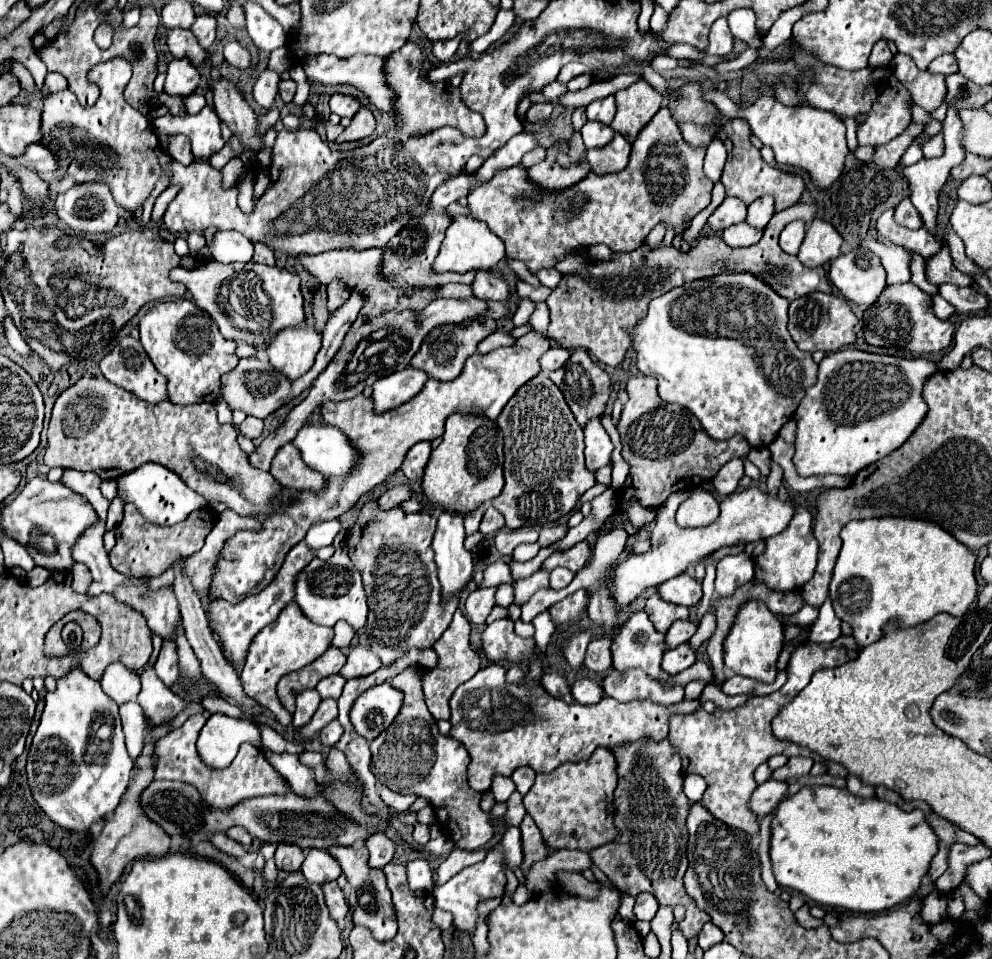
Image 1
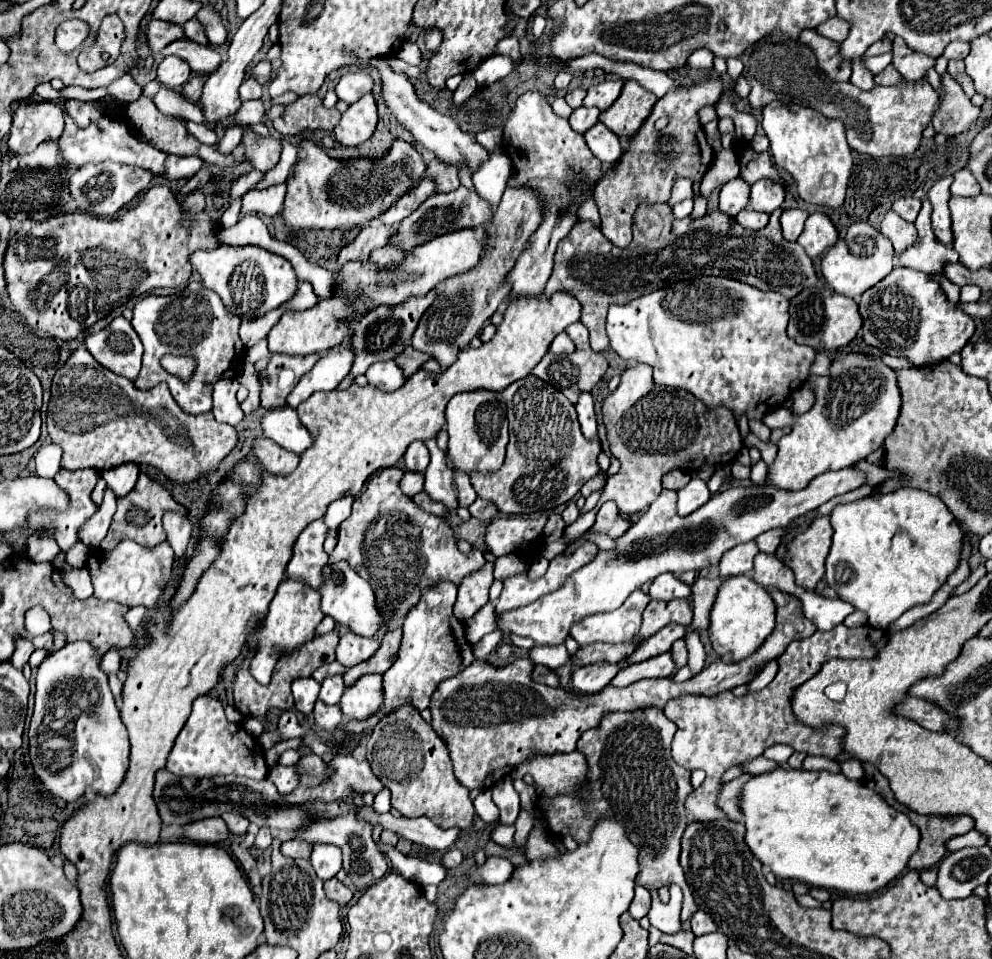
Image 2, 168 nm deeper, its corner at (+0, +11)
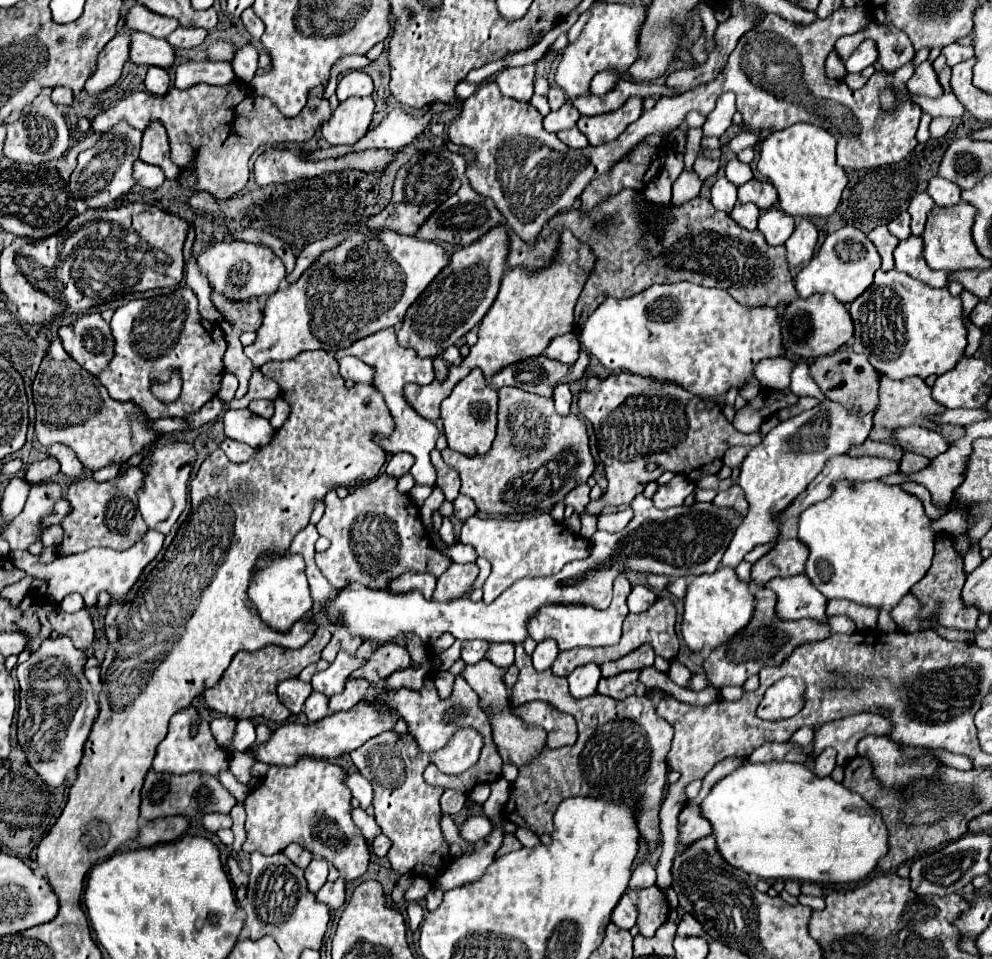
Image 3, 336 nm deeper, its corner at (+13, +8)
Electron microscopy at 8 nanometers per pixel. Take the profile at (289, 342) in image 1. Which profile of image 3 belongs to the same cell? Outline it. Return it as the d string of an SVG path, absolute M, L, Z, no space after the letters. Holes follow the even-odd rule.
M358 230L344 238L338 246L322 252L310 268L284 290L274 292L266 300L266 316L262 328L256 332L258 340L244 348L244 354L260 368L266 360L292 360L304 350L326 350L336 352L362 340L378 330L392 328L404 320L410 304L426 290L426 286L438 276L438 272L448 264L444 248L436 242L418 240L416 236L398 234L392 230Z

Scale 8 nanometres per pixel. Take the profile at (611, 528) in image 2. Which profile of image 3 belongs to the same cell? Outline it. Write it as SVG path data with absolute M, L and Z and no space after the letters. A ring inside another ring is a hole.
M626 508L622 512L616 514L600 514L598 518L598 530L606 530L606 532L620 532L628 526L628 522L632 520L634 512L632 508Z

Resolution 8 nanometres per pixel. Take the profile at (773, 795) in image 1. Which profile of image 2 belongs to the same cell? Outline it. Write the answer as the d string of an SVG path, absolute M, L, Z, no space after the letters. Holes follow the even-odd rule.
M745 773L745 775L741 775L741 777L737 777L737 779L729 781L729 783L725 783L723 789L721 789L721 793L719 793L719 807L723 807L723 811L727 813L727 817L733 819L733 821L741 821L743 819L739 797L741 797L743 787L745 787L745 783L749 779L753 779L753 775Z

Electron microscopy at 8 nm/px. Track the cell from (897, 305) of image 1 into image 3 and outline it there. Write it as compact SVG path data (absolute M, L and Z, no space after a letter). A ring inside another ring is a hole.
M878 270L874 276L872 286L858 296L850 304L850 316L854 320L854 352L864 354L870 364L882 374L890 378L928 378L932 374L942 376L950 372L958 360L964 356L964 348L968 344L966 340L966 324L964 324L964 310L960 296L952 296L948 288L932 288L928 284L922 284L898 270Z

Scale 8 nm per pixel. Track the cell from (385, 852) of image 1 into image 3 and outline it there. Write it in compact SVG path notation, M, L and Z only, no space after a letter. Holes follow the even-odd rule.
M380 834L380 836L376 836L374 842L372 842L372 852L374 852L378 858L384 858L384 856L388 854L390 846L392 846L392 840L390 840L388 836Z

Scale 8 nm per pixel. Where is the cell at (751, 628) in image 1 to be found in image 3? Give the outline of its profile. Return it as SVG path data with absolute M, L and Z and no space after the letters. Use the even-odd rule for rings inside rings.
M718 568L712 574L696 576L684 596L684 616L682 616L682 638L686 646L694 652L710 650L722 644L722 640L728 640L734 636L734 632L742 630L750 622L750 616L754 612L754 594L750 592L750 584L738 580L734 568Z

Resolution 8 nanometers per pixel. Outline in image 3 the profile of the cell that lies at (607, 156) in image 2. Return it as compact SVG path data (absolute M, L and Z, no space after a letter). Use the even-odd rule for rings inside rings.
M570 128L570 130L560 130L558 138L568 144L570 148L586 148L588 140L586 136L582 136L582 132L578 132L578 128Z

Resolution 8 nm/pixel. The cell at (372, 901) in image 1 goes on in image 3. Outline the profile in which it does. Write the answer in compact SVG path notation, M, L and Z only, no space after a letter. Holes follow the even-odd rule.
M298 758L294 766L270 766L256 790L250 790L246 808L244 852L276 854L296 842L312 854L320 854L344 872L344 880L362 876L370 862L370 850L360 828L350 816L350 790L342 784L342 768L318 758Z

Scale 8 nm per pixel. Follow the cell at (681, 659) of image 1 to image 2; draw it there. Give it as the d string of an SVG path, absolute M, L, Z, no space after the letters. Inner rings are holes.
M667 651L667 653L661 653L661 655L655 655L647 661L641 661L641 663L635 663L635 665L629 665L627 669L619 671L613 679L611 685L617 685L617 687L627 687L639 679L649 679L649 677L669 677L671 673L675 671L675 661L673 661L673 653Z

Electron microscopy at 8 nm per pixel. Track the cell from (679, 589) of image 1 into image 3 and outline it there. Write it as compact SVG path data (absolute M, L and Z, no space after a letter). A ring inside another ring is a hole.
M634 586L626 604L632 614L640 614L646 608L650 608L650 604L654 604L654 600L658 600L658 596L648 586Z

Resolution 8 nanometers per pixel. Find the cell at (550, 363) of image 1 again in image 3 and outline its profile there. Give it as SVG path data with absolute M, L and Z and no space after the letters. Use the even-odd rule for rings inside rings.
M570 332L564 336L556 336L544 354L562 362L562 364L574 364L578 360L578 352L580 352L578 338Z

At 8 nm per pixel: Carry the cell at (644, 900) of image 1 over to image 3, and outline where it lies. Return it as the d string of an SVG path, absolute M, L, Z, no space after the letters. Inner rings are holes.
M624 894L612 912L612 922L622 930L630 930L632 926L636 926L636 916L638 916L636 904L630 900L628 894Z

